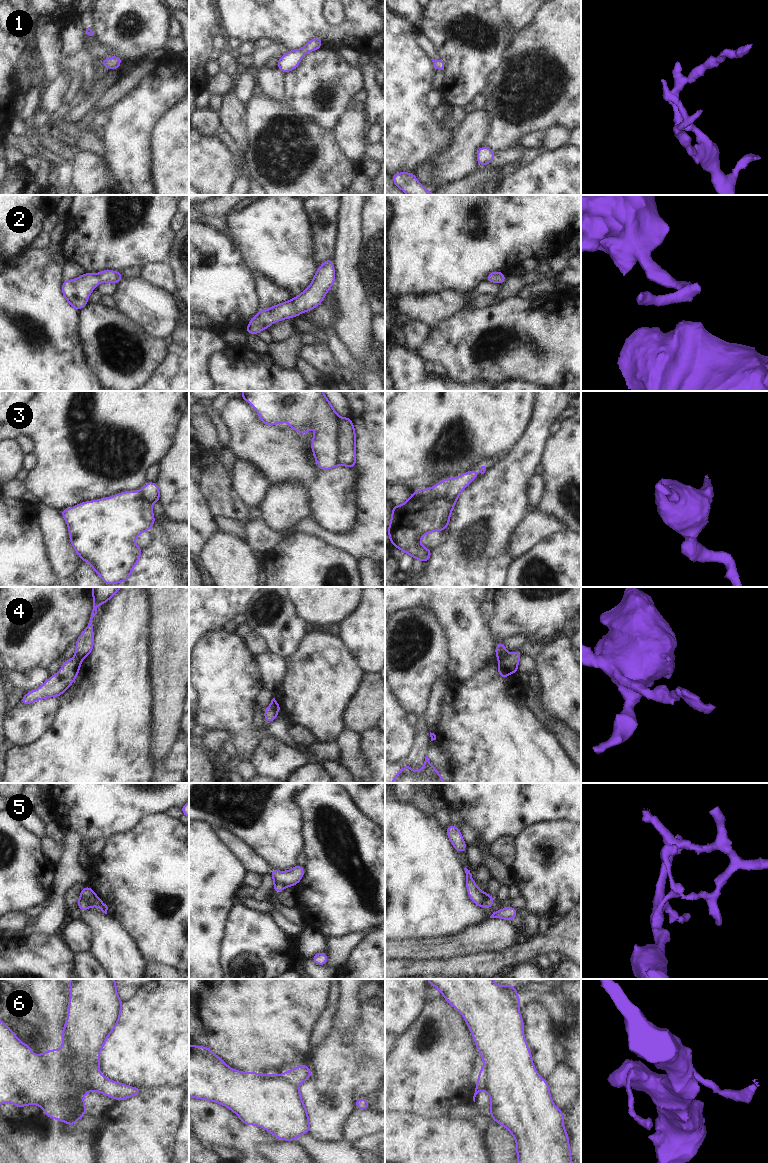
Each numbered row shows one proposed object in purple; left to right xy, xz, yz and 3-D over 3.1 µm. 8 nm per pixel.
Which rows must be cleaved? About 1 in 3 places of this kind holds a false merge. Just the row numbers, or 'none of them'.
3, 4, 5, 6

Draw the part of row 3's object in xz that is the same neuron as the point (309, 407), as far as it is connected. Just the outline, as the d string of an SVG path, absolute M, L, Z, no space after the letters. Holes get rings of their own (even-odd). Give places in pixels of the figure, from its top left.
M242 391L240 398L254 408L264 425L275 426L285 421L292 430L305 435L310 431L313 423L315 433L311 441L311 451L315 463L322 472L338 466L340 441L338 427L342 418L323 391Z

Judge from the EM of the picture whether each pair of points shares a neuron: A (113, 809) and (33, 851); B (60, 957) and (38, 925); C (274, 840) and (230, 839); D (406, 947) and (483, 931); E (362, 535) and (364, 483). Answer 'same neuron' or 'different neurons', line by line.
A: different neurons
B: different neurons
C: different neurons
D: same neuron
E: same neuron

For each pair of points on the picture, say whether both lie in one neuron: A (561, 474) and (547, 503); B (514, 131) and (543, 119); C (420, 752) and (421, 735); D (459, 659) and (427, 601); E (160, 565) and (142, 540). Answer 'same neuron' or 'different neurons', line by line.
A: same neuron
B: same neuron
C: same neuron
D: same neuron
E: different neurons

